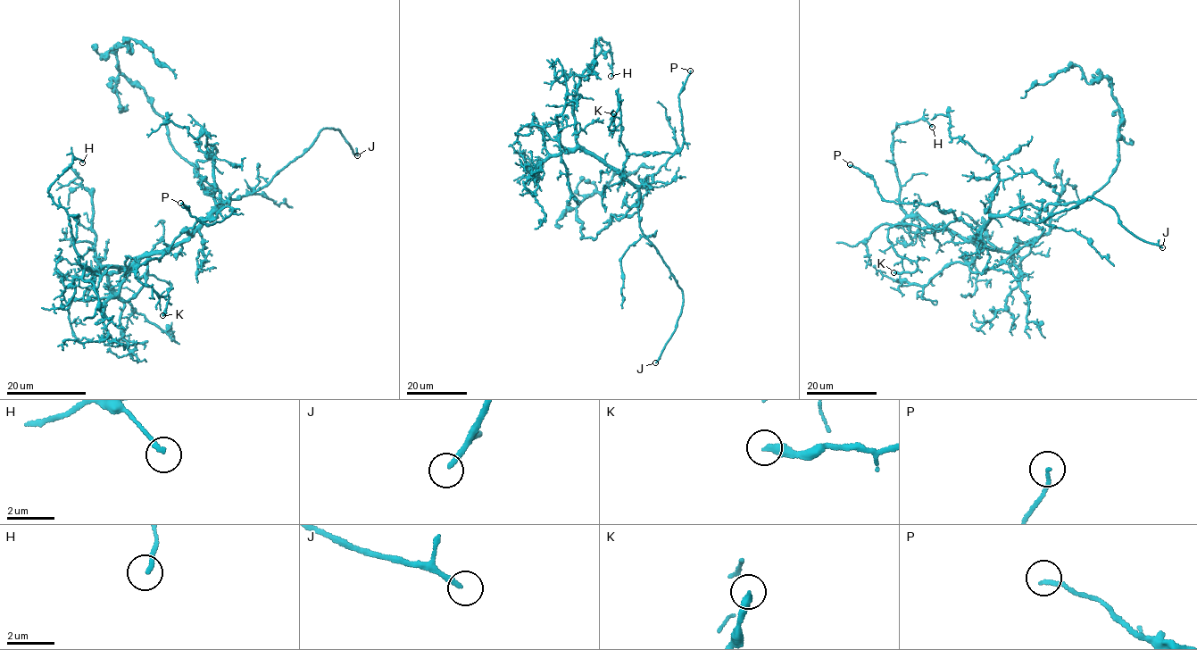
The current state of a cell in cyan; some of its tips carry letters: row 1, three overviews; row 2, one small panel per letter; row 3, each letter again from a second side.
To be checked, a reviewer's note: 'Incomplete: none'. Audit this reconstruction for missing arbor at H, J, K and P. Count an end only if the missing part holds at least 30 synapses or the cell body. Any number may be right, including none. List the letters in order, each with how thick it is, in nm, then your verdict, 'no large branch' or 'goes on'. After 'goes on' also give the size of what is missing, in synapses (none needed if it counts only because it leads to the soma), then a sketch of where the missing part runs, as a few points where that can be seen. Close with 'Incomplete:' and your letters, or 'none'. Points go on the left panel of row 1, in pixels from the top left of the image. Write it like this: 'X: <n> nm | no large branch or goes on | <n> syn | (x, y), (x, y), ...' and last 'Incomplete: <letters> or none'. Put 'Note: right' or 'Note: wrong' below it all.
H: 170 nm | no large branch
J: 220 nm | goes on | (357, 155), (364, 168), (378, 167), (378, 170)
K: 320 nm | no large branch
P: 150 nm | no large branch
Incomplete: J
Note: wrong

